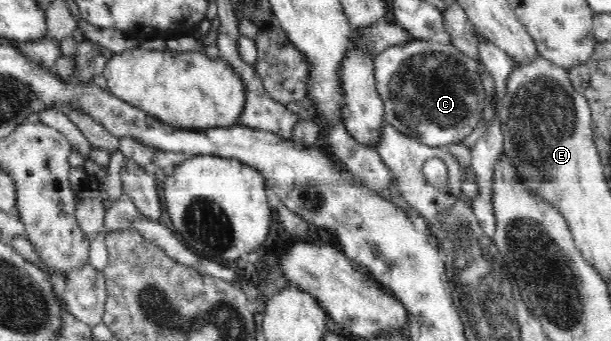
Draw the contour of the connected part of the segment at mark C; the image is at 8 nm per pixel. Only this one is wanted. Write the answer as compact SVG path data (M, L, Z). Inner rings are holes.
M416 39L405 45L385 48L375 56L374 79L377 92L383 99L385 122L421 144L438 148L462 142L472 133L480 122L485 96L489 91L489 83L483 76L479 62L467 57L449 41L441 43L437 40Z

